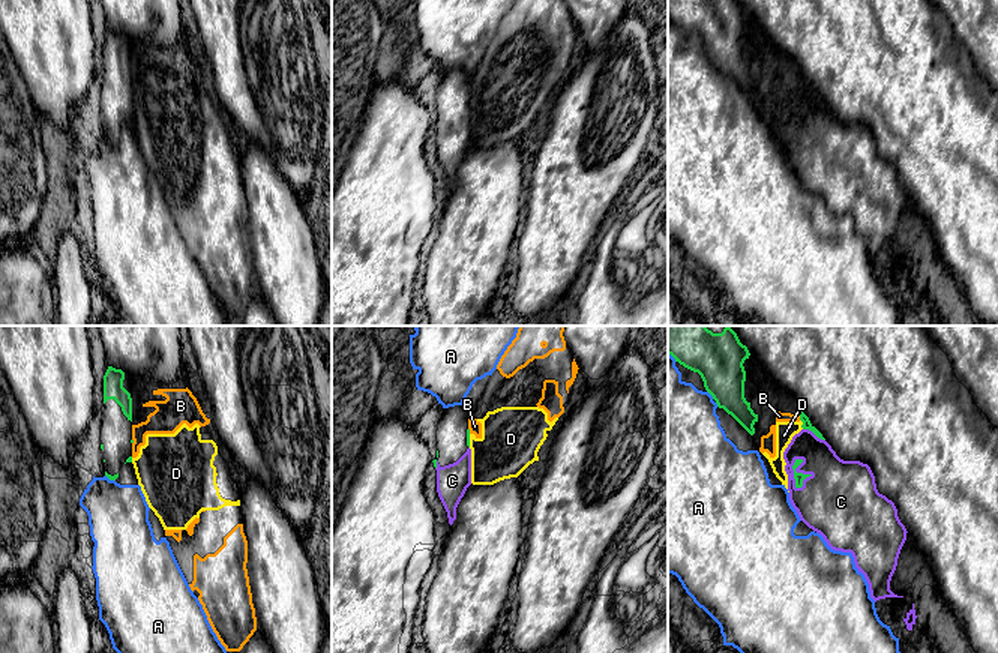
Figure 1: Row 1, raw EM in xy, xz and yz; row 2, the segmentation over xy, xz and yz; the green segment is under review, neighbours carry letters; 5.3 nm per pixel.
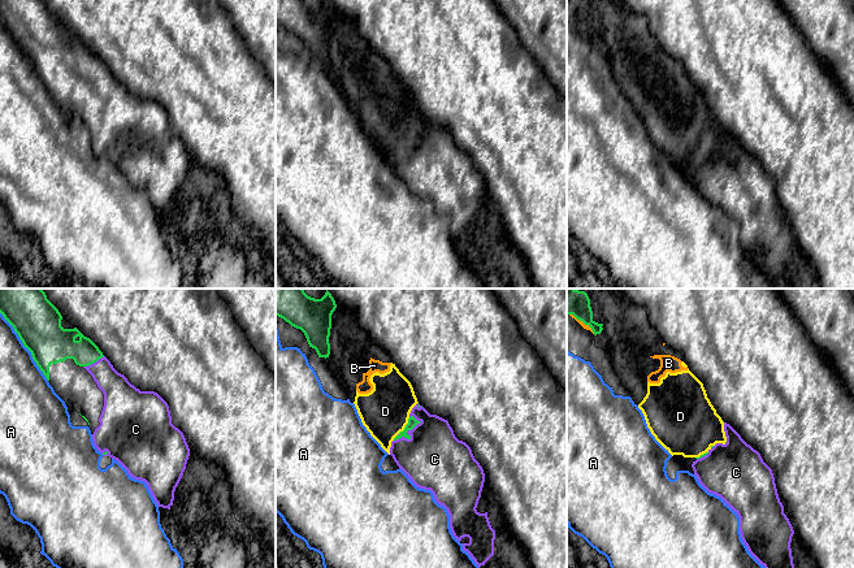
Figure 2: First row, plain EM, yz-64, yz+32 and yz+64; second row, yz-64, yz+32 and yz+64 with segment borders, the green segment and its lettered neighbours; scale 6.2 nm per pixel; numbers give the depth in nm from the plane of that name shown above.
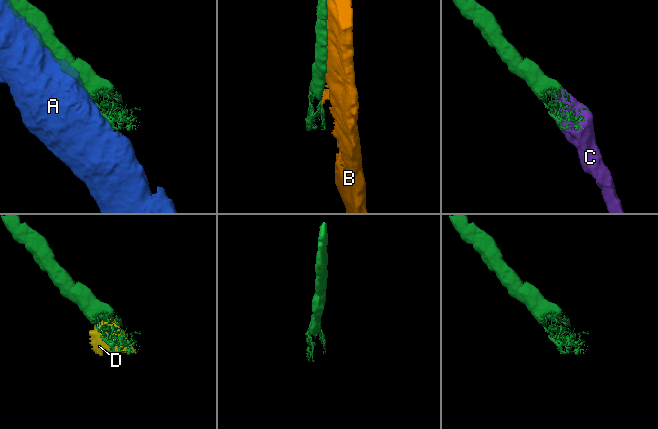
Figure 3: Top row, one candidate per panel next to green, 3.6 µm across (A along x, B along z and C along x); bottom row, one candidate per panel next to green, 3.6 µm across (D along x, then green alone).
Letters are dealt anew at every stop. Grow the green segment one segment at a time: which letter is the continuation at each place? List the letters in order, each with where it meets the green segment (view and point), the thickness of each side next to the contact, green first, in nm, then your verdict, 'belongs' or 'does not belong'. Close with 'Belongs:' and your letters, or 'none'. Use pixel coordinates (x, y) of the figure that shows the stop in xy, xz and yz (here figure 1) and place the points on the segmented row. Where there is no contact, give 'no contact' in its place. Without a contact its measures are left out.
A: contact yz (710, 394); calibres 280 and 460 nm; does not belong
B: contact yz (800, 418); calibres 50 and 50 nm; does not belong
C: contact yz (794, 473); calibres 50 and 360 nm; belongs
D: contact yz (803, 424); calibres 50 and 100 nm; does not belong
Belongs: C

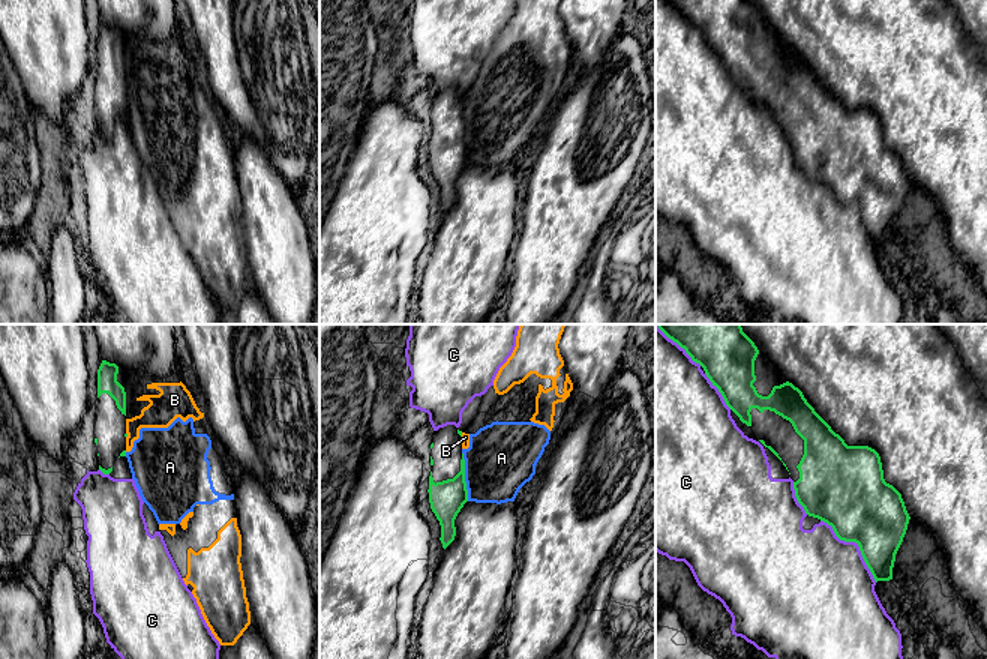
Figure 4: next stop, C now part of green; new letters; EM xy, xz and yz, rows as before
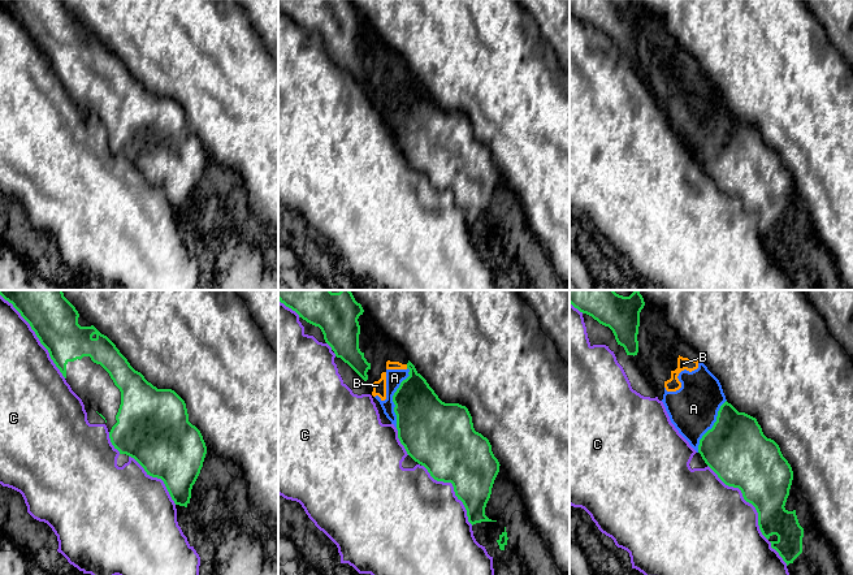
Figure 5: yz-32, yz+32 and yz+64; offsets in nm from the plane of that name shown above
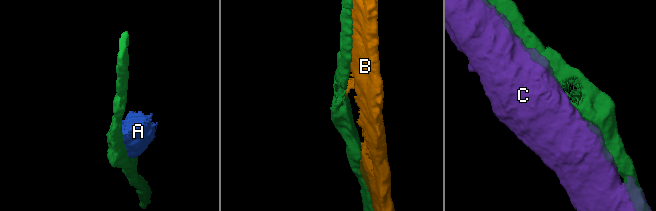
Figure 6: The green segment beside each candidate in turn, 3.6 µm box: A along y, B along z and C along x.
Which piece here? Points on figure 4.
A: contact xz (464, 476); calibres 190 and 380 nm; does not belong
B: contact xz (461, 434); calibres 20 and 50 nm; does not belong
C: contact yz (855, 542); calibres 400 and 440 nm; does not belong
Belongs: none

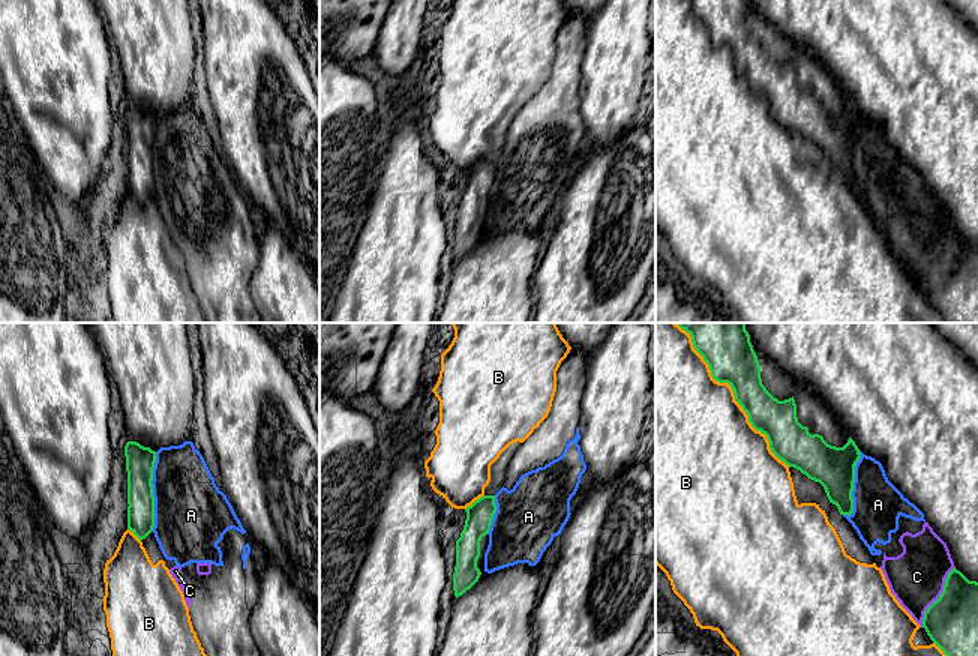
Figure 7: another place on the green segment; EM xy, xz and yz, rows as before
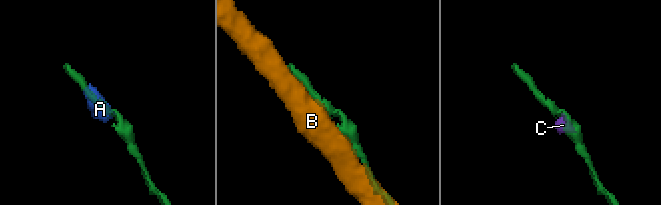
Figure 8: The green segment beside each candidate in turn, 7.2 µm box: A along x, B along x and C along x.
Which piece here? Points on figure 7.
A: contact xy (152, 491); calibres 160 and 400 nm; does not belong
B: contact yz (734, 392); calibres 260 and 460 nm; does not belong
C: contact yz (939, 596); calibres 280 and 300 nm; does not belong
Belongs: none

